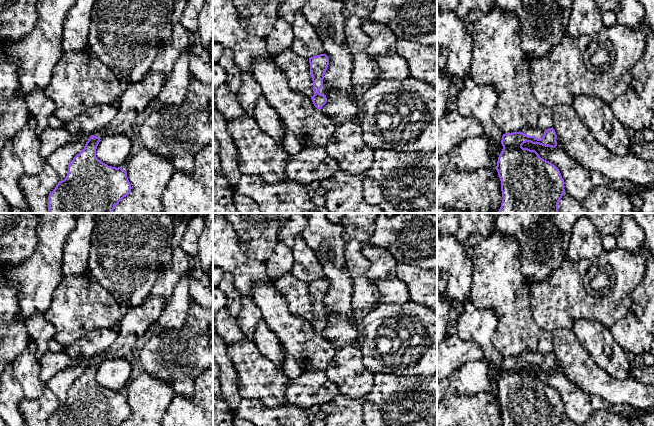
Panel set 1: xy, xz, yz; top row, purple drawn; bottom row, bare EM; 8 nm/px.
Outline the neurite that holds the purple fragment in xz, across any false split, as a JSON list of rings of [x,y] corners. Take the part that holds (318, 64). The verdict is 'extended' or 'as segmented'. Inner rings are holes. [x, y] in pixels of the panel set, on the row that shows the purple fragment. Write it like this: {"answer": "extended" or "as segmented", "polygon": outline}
{"answer": "extended", "polygon": [[[320,54],[310,57],[309,63],[314,91],[311,99],[317,109],[322,109],[327,102],[327,89],[323,86],[323,79],[329,65],[329,58],[326,54]]]}

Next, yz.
{"answer": "extended", "polygon": [[[553,127],[546,131],[529,128],[523,132],[503,134],[501,140],[503,149],[496,166],[503,197],[498,213],[559,213],[558,203],[565,192],[564,179],[559,169],[541,158],[535,150],[522,147],[524,143],[530,142],[555,148],[556,138]]]}

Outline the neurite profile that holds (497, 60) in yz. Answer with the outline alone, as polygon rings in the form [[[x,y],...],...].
[[[493,4],[487,13],[471,11],[466,23],[472,36],[472,62],[469,74],[477,84],[495,88],[498,95],[495,110],[492,113],[495,124],[504,134],[523,132],[529,128],[542,131],[552,128],[552,107],[538,103],[532,95],[530,61],[520,48],[519,20],[515,13]]]

